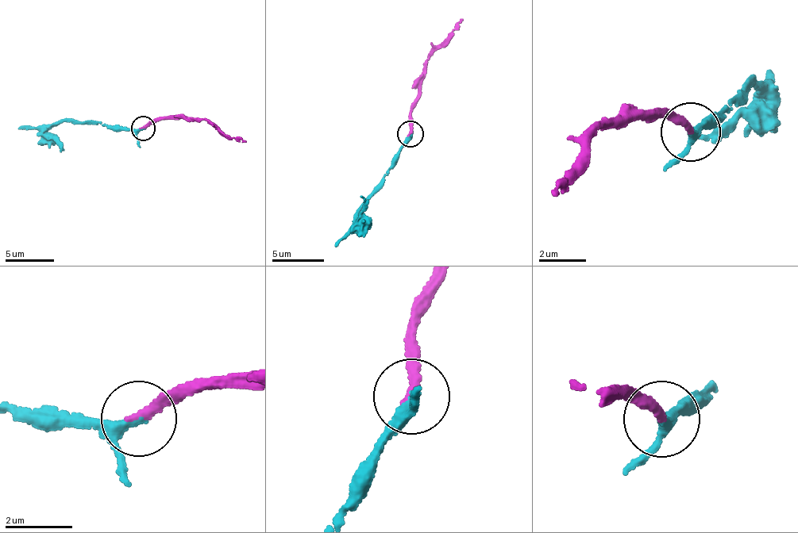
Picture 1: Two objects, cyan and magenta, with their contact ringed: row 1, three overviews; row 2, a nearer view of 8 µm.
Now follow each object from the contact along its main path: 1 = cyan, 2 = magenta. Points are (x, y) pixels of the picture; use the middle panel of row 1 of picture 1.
1: (411, 133), (361, 206), (359, 223), (364, 202), (360, 197)
2: (411, 133), (417, 96), (429, 51), (447, 39), (463, 17)

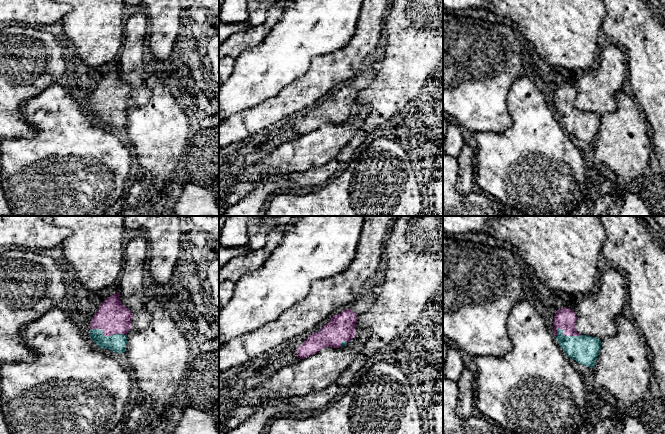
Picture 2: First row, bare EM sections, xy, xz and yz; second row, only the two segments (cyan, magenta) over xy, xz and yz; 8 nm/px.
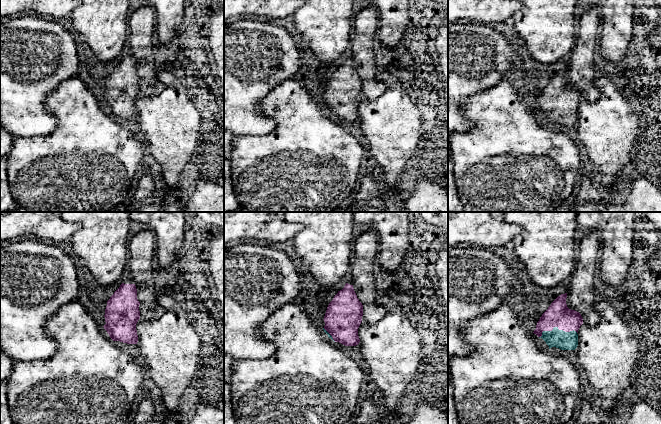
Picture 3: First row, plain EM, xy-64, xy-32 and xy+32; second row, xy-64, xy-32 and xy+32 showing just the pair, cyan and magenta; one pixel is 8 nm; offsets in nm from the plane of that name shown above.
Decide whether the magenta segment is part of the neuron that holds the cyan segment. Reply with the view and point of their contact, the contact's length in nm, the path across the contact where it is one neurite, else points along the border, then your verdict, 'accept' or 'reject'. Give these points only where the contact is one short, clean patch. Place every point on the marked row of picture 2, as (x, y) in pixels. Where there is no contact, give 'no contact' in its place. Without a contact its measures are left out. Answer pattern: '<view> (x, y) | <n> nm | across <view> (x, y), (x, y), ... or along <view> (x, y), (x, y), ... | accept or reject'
xy (107, 336) | 300 nm | accept

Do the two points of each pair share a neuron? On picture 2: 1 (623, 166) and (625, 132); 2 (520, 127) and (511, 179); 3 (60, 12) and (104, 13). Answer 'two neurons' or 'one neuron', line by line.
1: one neuron
2: one neuron
3: two neurons

